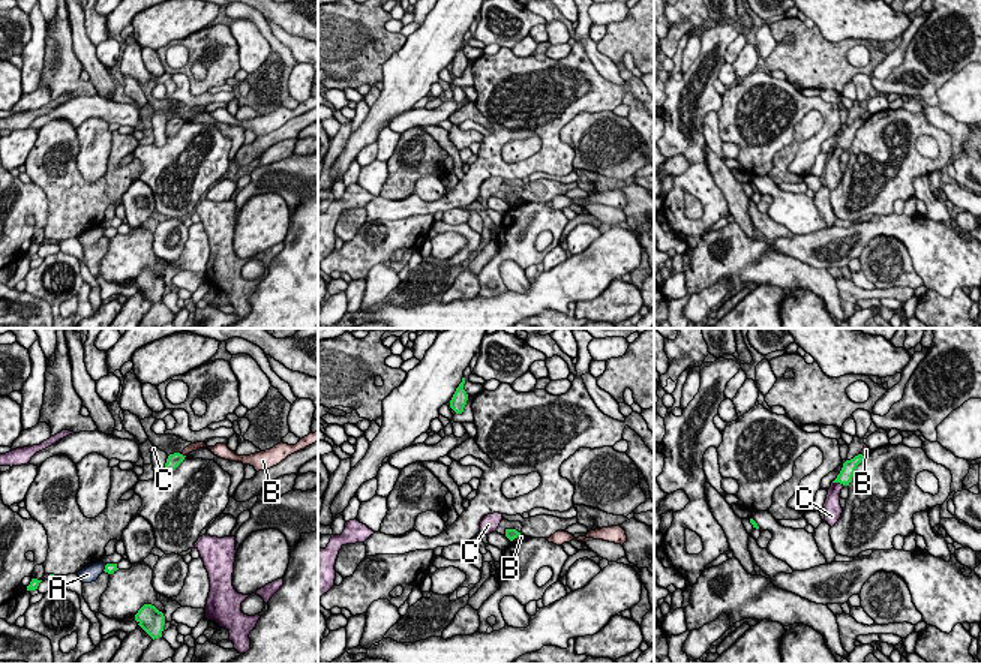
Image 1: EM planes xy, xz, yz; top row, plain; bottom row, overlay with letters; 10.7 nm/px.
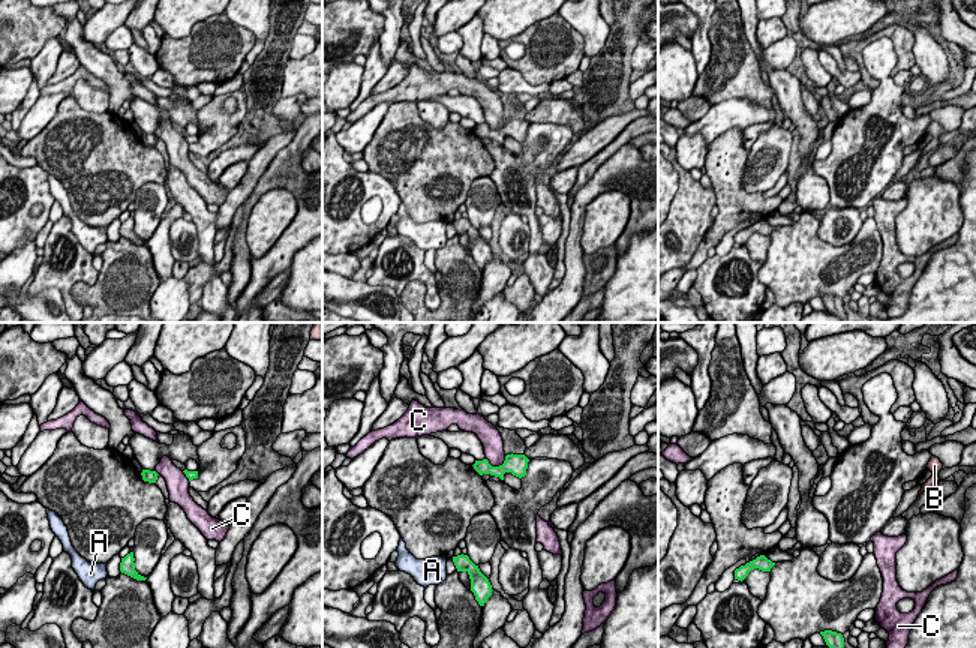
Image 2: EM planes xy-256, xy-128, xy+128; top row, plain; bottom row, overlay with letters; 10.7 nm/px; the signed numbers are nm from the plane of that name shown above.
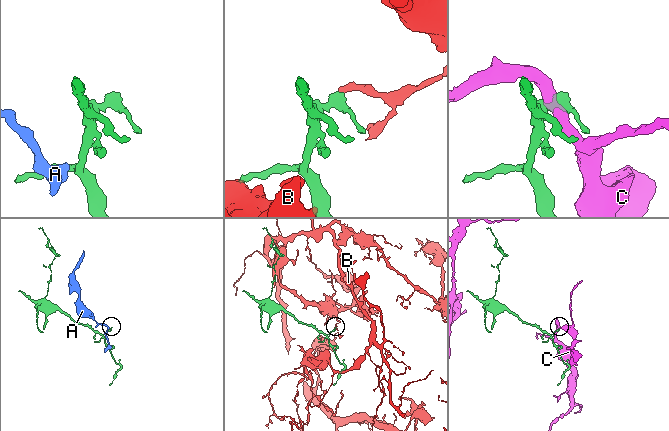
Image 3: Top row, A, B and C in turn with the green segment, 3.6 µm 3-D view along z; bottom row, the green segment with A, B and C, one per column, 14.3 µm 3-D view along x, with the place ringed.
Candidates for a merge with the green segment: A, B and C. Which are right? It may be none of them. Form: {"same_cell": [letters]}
{"same_cell": []}

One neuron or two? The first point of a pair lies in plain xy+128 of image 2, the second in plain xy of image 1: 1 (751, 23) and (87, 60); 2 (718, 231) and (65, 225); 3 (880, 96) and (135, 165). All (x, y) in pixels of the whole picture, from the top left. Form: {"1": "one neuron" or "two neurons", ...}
{"1": "one neuron", "2": "one neuron", "3": "two neurons"}

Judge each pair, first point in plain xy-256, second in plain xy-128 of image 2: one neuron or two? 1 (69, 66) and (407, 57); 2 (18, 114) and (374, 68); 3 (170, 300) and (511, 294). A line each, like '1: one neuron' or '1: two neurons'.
1: two neurons
2: one neuron
3: two neurons

